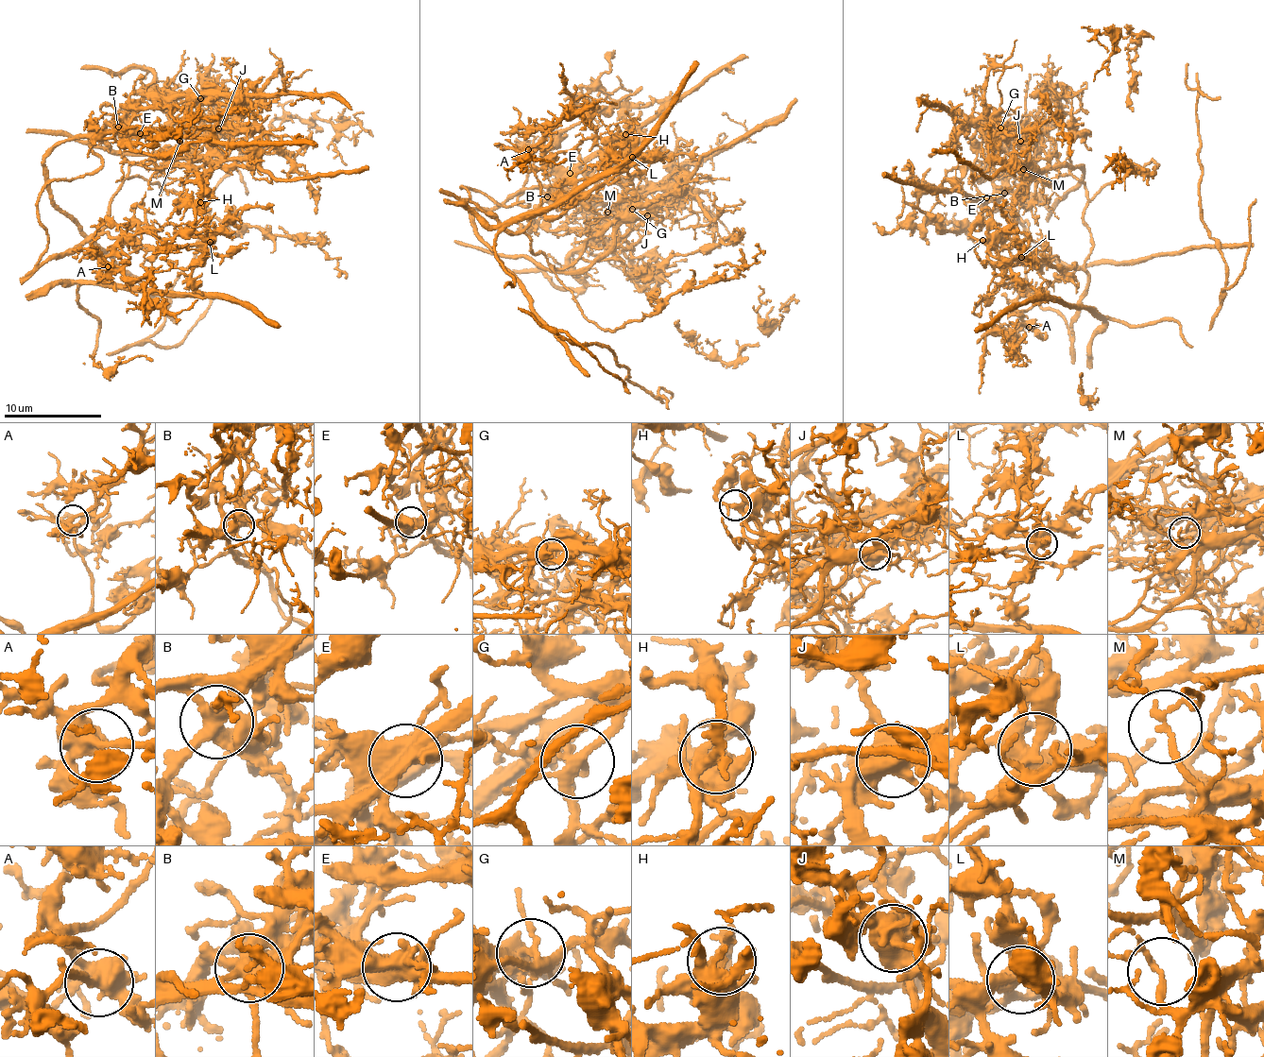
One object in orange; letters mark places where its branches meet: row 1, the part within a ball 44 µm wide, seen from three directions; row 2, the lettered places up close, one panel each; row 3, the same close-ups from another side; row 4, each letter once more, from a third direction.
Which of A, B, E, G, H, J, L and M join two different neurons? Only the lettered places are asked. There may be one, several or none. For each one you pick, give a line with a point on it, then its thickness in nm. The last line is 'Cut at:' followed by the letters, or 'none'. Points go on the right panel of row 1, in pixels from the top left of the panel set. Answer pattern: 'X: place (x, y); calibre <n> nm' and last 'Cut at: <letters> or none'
B: place (1004, 193); calibre 400 nm
E: place (986, 197); calibre 550 nm
G: place (1000, 127); calibre 260 nm
J: place (1020, 141); calibre 650 nm
M: place (1023, 169); calibre 130 nm
Cut at: B, E, G, J, M

